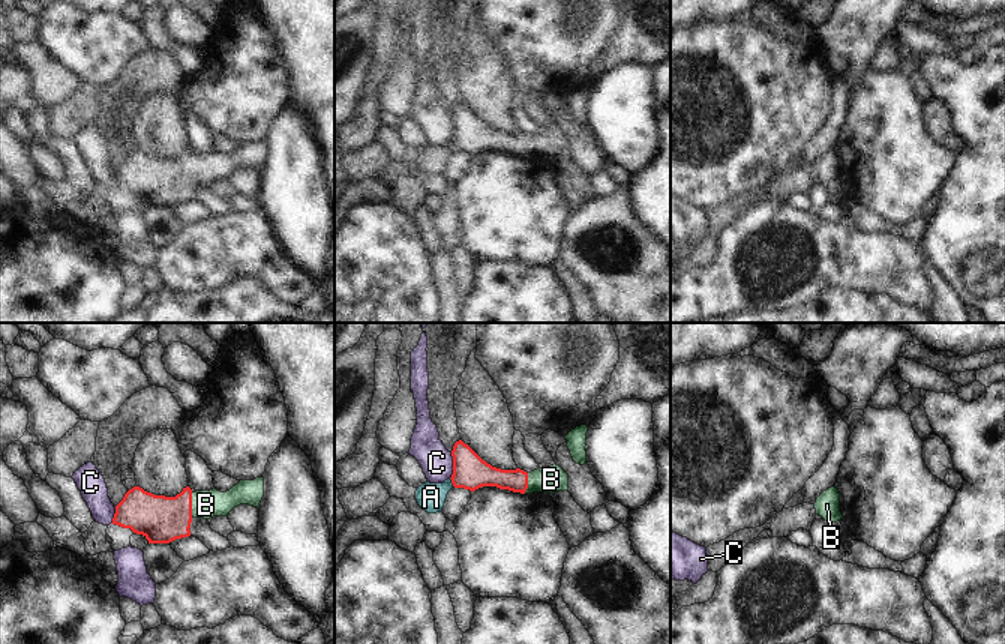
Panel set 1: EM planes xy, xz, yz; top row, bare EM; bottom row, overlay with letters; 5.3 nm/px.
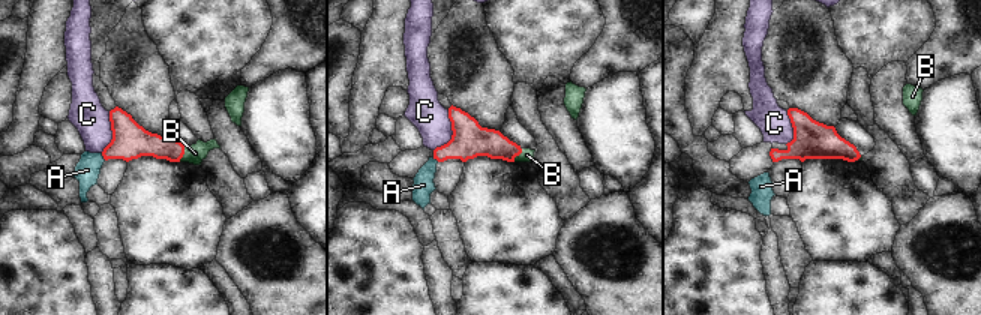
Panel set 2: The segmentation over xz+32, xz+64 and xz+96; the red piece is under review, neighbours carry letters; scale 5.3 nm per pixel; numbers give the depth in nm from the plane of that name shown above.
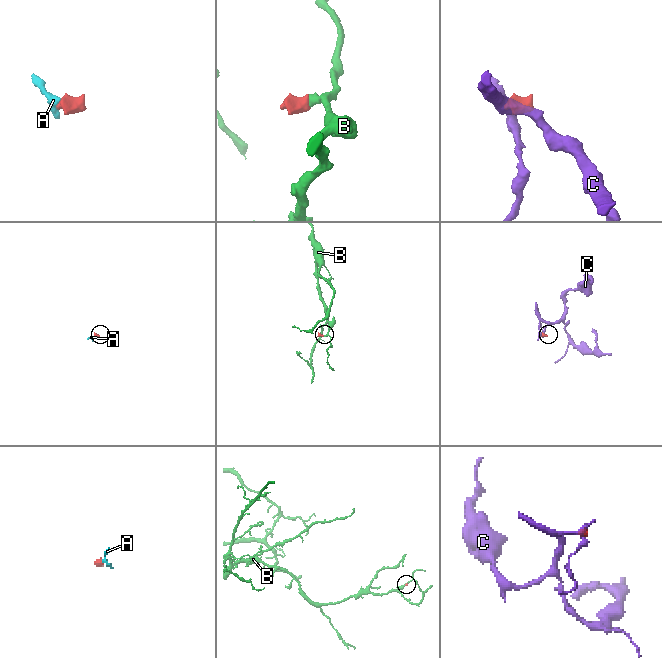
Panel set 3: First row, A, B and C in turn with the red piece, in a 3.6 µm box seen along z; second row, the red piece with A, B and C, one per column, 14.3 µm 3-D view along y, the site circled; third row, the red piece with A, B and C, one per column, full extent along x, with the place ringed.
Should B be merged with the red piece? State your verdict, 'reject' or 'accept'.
accept

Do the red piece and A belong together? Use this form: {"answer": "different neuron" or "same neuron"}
{"answer": "different neuron"}

